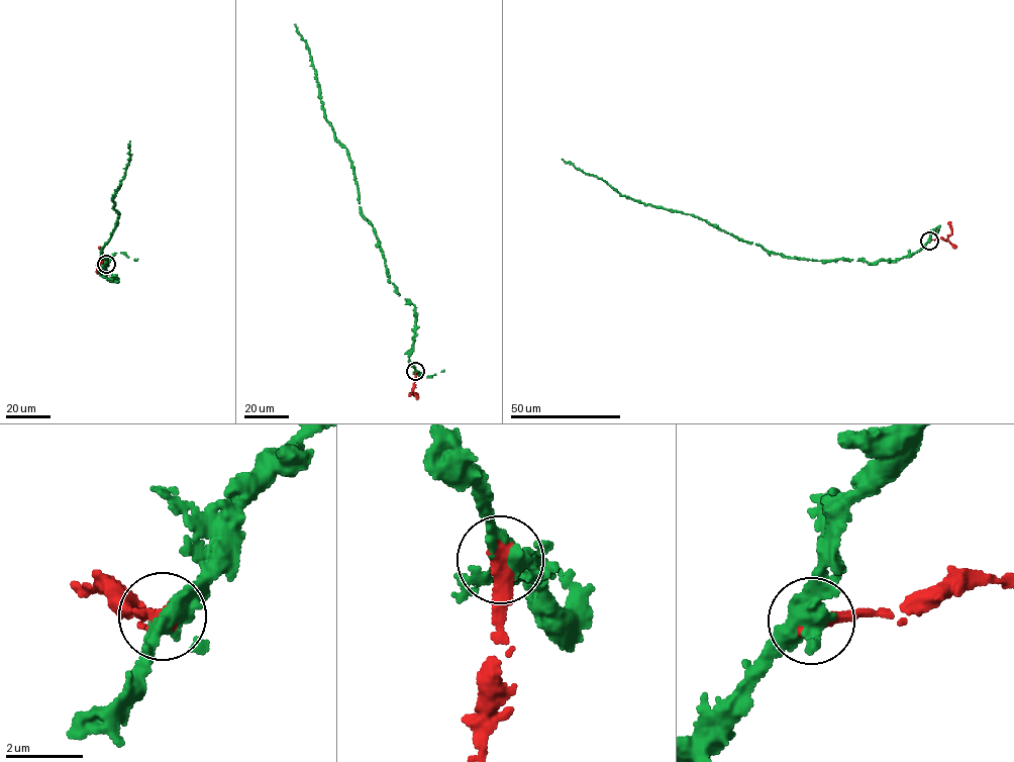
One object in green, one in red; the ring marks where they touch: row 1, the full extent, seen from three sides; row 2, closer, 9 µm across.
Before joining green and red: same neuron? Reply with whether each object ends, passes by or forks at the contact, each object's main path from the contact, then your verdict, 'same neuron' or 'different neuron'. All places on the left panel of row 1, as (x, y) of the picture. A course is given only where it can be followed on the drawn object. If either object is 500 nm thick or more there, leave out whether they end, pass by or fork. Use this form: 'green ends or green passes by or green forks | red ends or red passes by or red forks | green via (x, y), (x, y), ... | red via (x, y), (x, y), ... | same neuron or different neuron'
green via (107, 264), (99, 274), (118, 280), (103, 271), (102, 251), (118, 222), (112, 197), (129, 162), (129, 140) | red via (106, 264), (98, 264), (104, 257), (99, 247) | same neuron

